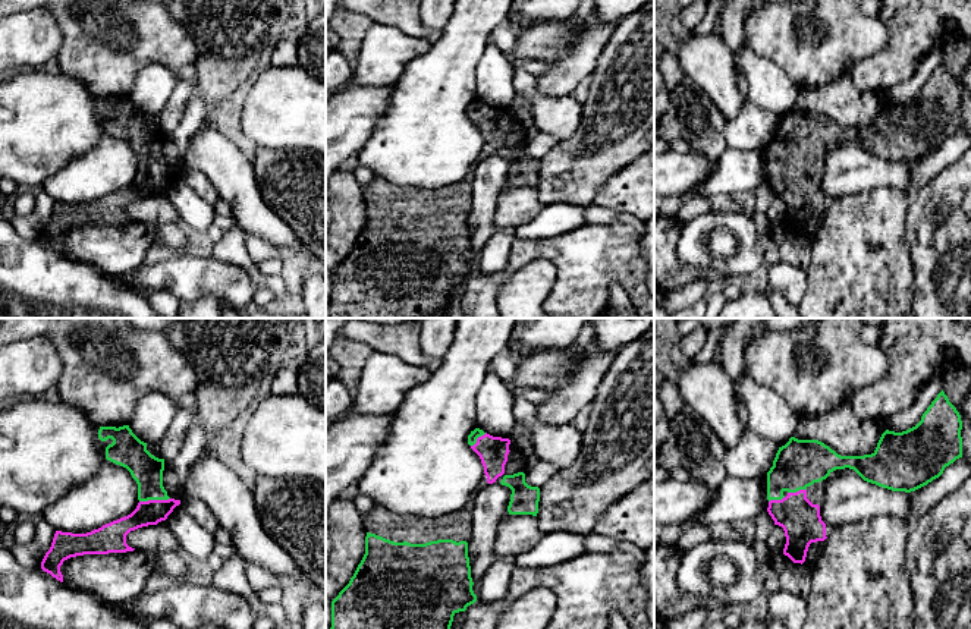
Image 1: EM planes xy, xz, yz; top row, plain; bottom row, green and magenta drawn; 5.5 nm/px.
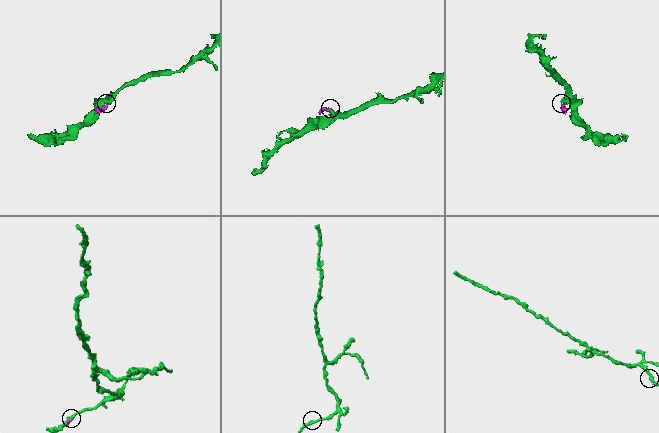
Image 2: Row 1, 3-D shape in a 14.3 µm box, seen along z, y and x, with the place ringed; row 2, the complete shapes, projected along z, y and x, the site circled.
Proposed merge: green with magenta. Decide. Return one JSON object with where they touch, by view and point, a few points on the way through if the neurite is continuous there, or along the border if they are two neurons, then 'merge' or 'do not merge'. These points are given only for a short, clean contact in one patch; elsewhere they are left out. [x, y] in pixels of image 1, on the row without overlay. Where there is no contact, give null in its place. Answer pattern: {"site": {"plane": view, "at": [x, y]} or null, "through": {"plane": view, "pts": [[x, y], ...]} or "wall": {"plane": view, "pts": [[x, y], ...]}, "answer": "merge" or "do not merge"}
{"site": {"plane": "xy", "at": [154, 170]}, "through": {"plane": "xy", "pts": [[147, 141], [150, 163], [154, 170], [151, 184]]}, "answer": "merge"}

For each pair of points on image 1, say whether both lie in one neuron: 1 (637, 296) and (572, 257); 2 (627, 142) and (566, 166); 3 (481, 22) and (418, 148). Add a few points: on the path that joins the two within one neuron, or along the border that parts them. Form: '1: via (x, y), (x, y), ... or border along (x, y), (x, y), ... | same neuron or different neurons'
1: via (627, 279), (605, 257), (590, 257) | same neuron
2: via (612, 147), (605, 147), (581, 164) | same neuron
3: via (456, 53), (431, 96), (427, 118) | same neuron

